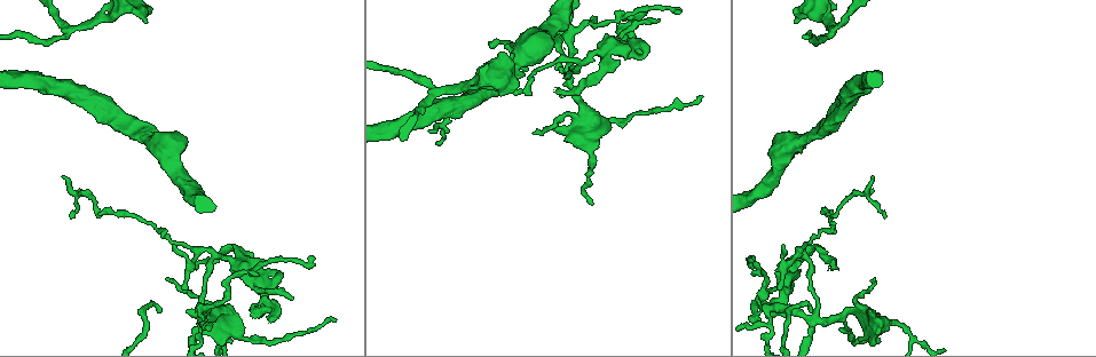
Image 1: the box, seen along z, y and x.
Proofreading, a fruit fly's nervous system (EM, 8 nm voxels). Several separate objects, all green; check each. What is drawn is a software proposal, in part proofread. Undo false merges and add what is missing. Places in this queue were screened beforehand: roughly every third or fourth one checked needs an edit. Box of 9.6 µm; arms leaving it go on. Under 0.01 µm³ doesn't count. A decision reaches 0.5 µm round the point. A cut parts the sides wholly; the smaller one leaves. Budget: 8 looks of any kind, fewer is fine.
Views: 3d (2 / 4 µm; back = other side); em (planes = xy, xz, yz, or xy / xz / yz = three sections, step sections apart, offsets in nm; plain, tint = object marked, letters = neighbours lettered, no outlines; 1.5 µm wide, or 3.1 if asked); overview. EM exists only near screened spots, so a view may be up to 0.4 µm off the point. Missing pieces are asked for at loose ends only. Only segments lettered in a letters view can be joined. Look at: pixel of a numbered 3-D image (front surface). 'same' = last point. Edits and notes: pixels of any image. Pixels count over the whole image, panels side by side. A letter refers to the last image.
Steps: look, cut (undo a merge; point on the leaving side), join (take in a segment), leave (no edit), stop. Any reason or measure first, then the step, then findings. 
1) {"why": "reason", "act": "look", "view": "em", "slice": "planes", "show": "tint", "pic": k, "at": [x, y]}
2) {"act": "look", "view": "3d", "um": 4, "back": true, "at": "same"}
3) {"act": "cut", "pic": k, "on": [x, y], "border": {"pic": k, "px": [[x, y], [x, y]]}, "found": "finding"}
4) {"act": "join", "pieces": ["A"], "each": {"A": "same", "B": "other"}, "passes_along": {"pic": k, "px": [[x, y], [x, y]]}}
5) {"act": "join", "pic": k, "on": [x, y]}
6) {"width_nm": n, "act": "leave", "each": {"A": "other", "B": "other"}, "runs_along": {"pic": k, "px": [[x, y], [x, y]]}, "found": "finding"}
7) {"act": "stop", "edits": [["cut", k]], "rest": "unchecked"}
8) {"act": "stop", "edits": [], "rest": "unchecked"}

{"why": "thin end", "act": "look", "view": "3d", "um": 2, "pic": 1, "at": [314, 257]}

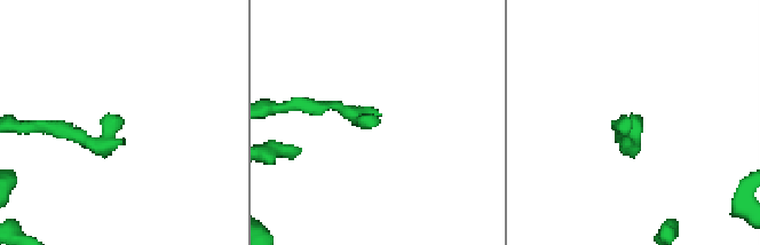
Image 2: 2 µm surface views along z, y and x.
{"act": "look", "view": "em", "slice": "planes", "show": "letters", "pic": 2, "at": [633, 118]}

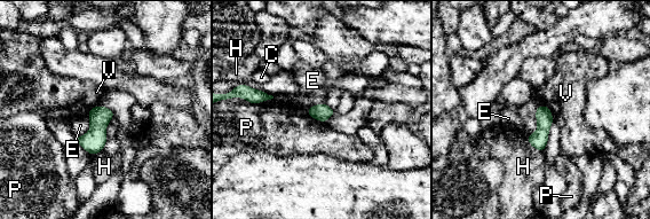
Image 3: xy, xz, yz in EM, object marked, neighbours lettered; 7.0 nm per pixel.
{"width_nm": 120, "act": "leave", "each": {"C": "other", "E": "other", "H": "other", "P": "other", "V": "other"}, "border": {"pic": 3, "px": [[274, 96], [255, 104]]}, "found": "none of them fits"}

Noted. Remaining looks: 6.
{"why": "tapers out", "act": "look", "view": "em", "slice": "yz", "step": 4, "show": "tint", "pic": 1, "at": [778, 289]}

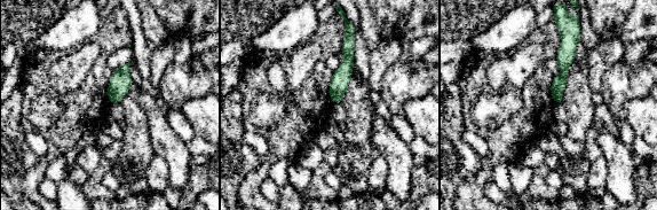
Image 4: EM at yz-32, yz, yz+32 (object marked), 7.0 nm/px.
{"why": "another direction", "act": "look", "view": "em", "slice": "xz", "step": 8, "show": "letters", "at": "same"}

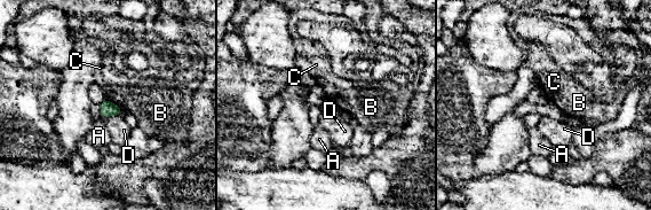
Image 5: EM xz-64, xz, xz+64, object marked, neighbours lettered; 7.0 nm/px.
{"longest_contact_nm": ["B", 140], "act": "leave", "each": {"A": "other", "B": "other", "C": "other", "D": "other"}, "border": {"pic": 5, "px": [[106, 99], [114, 102], [121, 110]]}, "found": "no lettered segment goes on from it"}

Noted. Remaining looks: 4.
{"why": "arms part here", "act": "look", "view": "em", "slice": "planes", "show": "letters", "pic": 1, "at": [72, 29]}

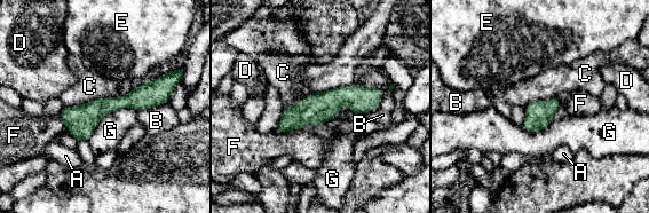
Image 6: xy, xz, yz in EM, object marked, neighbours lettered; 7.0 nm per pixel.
{"act": "leave", "each": {"A": "other", "B": "other", "C": "other", "D": "other", "E": "other", "F": "other", "G": "other"}, "runs_along": {"pic": 6, "px": [[167, 93], [63, 115]]}, "found": "continuous, no second cell"}

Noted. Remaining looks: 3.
{"act": "stop", "edits": [], "rest": "unchecked"}

